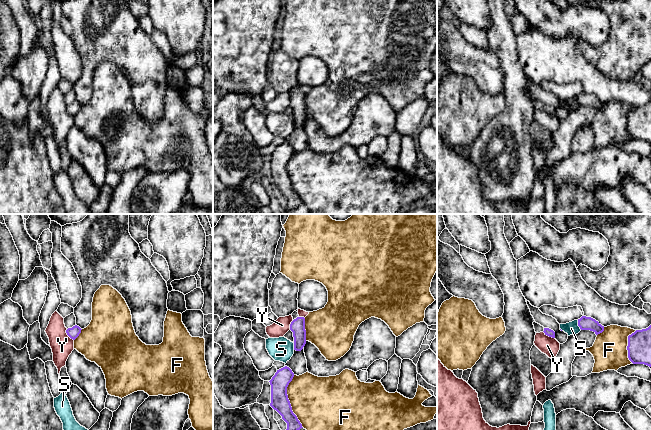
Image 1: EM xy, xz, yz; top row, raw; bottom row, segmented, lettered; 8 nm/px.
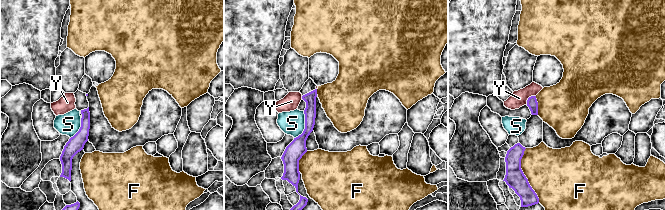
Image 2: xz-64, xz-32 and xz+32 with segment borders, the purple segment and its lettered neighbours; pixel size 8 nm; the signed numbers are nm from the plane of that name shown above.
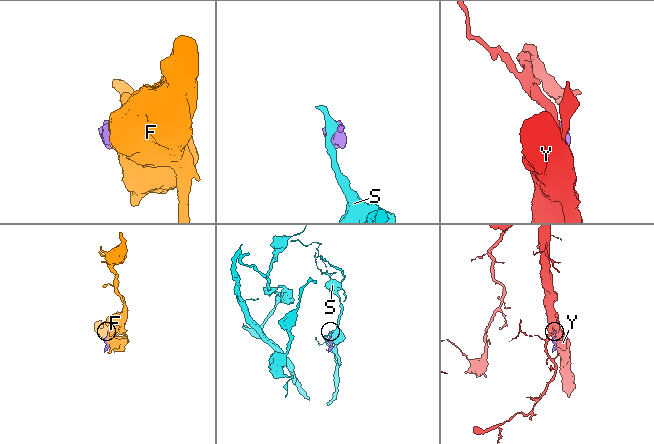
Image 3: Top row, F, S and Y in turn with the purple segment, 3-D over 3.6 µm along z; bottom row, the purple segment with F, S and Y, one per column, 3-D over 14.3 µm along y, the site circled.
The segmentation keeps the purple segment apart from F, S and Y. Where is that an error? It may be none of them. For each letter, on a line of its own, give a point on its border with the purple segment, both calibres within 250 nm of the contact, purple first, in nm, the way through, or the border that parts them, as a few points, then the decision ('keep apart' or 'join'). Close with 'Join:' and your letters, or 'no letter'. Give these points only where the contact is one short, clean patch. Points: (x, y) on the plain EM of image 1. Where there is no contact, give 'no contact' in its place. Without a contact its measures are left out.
F: meets purple in xz at (289, 177); 140 nm thick on the purple side, 440 nm on the other; keep apart
S: meets purple in yz at (578, 101); 110 nm thick on the purple side, 110 nm on the other; border along yz (577, 96), (577, 101), (581, 105); keep apart
Y: meets purple in yz at (549, 112); 60 nm thick on the purple side, 150 nm on the other; border along yz (543, 107), (554, 114); keep apart
Join: no letter

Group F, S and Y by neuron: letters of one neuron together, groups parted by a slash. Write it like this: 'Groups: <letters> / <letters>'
Groups: F / S / Y

